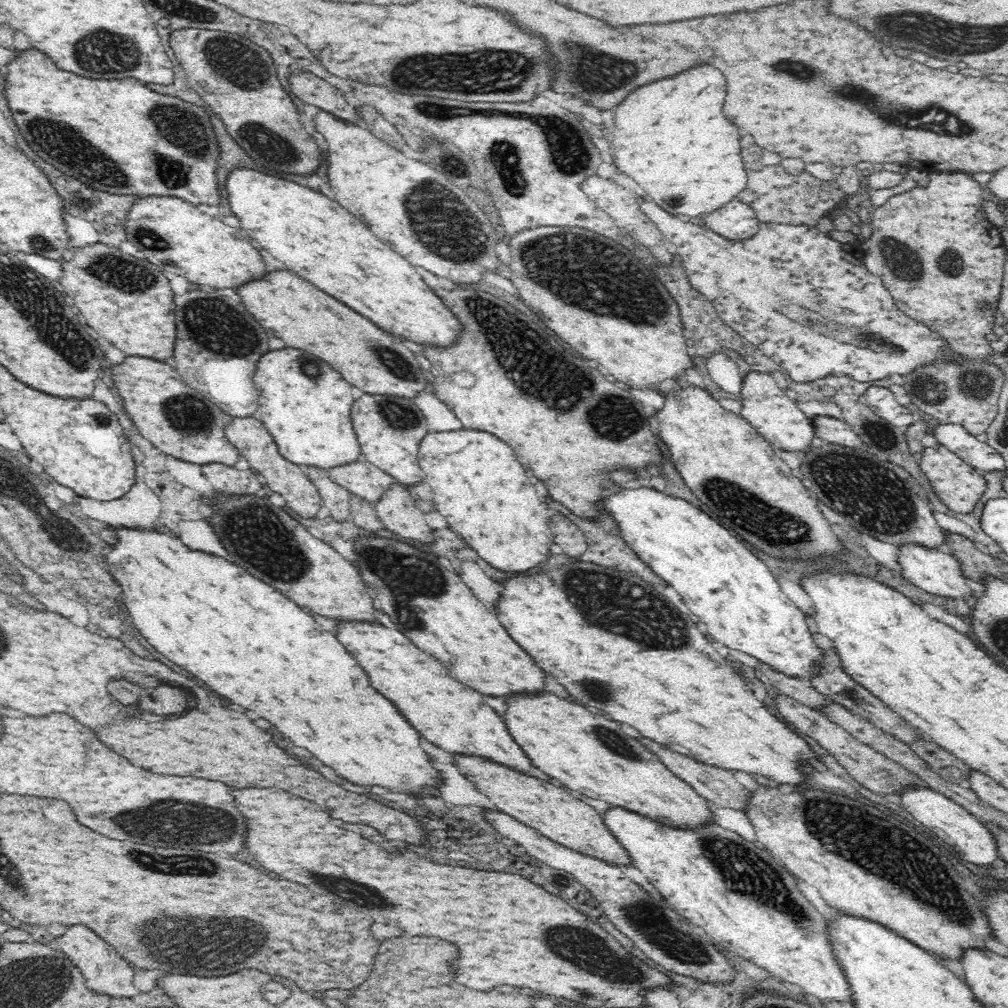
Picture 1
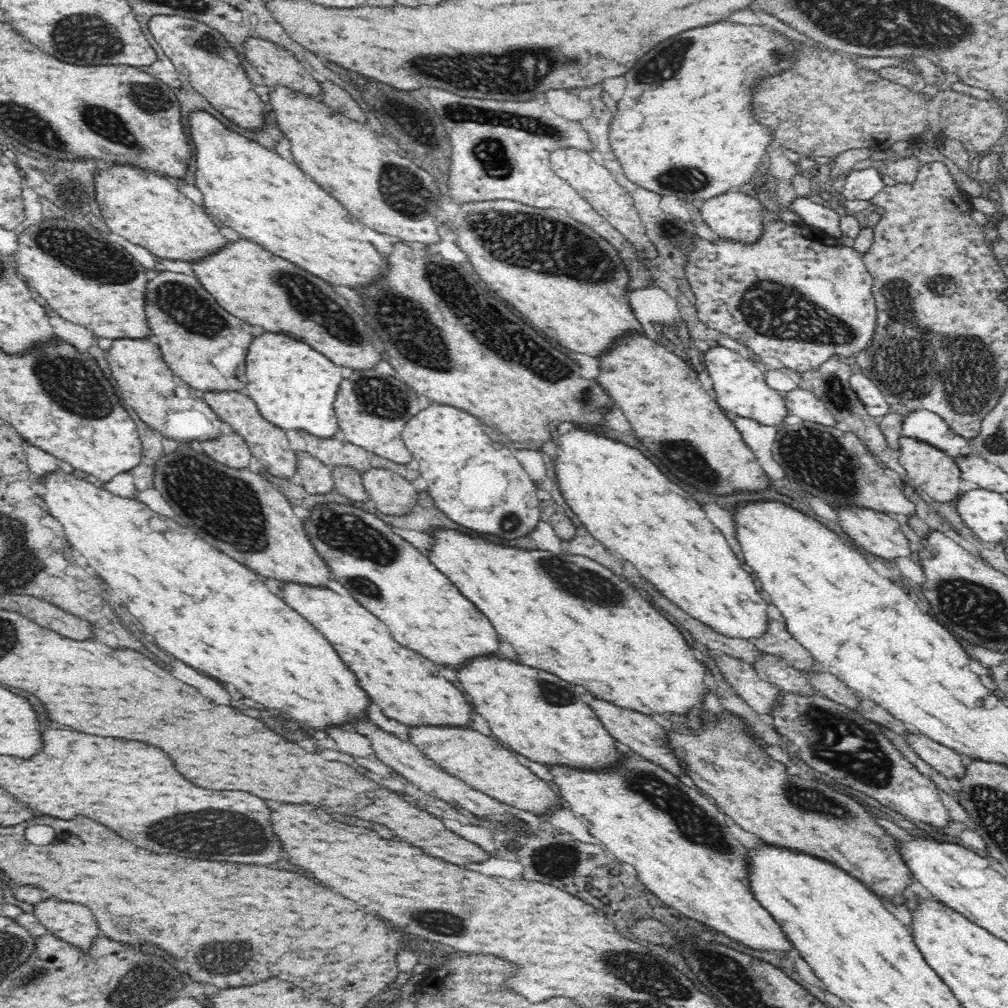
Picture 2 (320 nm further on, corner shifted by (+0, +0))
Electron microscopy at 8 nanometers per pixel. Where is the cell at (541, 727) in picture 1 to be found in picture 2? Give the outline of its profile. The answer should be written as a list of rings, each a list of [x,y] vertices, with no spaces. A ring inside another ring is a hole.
[[[492,656],[466,662],[466,666],[457,671],[457,677],[464,692],[471,696],[475,712],[485,718],[495,738],[518,754],[530,758],[532,762],[546,766],[564,766],[580,772],[610,772],[618,770],[622,760],[626,758],[624,754],[630,753],[604,727],[591,705],[577,697],[576,686],[554,674],[502,656]]]

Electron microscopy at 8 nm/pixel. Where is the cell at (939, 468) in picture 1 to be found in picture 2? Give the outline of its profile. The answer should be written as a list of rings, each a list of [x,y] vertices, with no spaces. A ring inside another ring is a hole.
[[[906,436],[899,438],[900,463],[911,479],[911,485],[929,501],[938,503],[956,500],[961,493],[962,471],[958,463],[944,451],[931,444]]]

